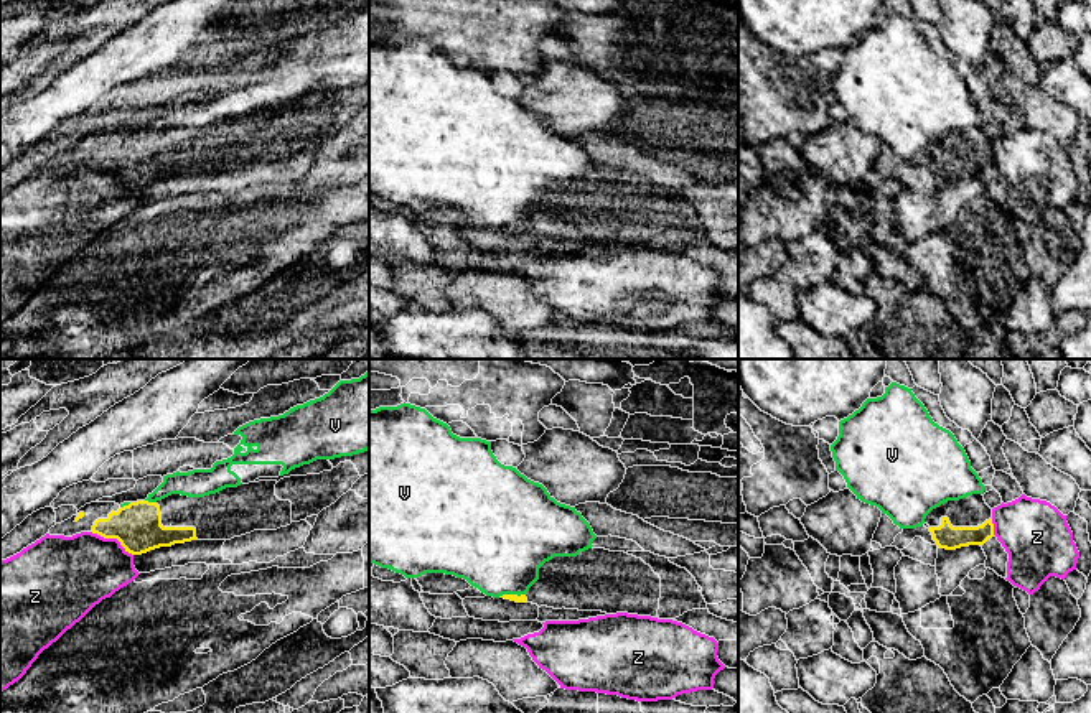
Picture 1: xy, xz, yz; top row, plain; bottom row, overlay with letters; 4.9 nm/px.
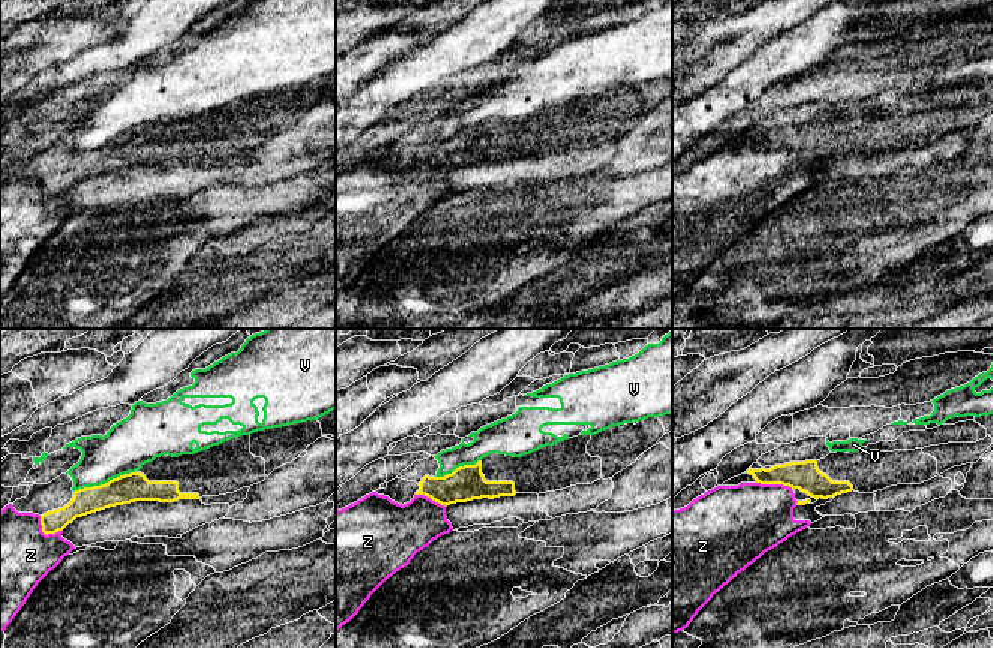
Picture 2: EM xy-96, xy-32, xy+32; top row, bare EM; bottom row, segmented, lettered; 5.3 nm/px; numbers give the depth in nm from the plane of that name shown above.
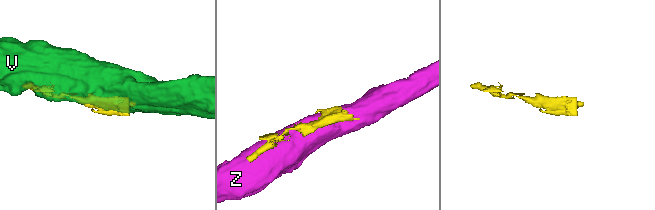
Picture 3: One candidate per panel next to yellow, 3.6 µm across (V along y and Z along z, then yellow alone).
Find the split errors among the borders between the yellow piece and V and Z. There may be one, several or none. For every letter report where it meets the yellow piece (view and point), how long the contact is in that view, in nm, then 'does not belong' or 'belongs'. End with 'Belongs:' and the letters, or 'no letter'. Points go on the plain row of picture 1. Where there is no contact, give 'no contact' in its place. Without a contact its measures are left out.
V: meets yellow in xy at (150, 134); contact 60 nm long; does not belong
Z: meets yellow in xy at (112, 168); contact 240 nm long; does not belong
Belongs: no letter

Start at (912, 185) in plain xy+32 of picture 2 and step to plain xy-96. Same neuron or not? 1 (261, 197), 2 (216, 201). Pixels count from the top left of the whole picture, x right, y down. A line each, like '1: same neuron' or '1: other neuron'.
1: same neuron
2: same neuron

